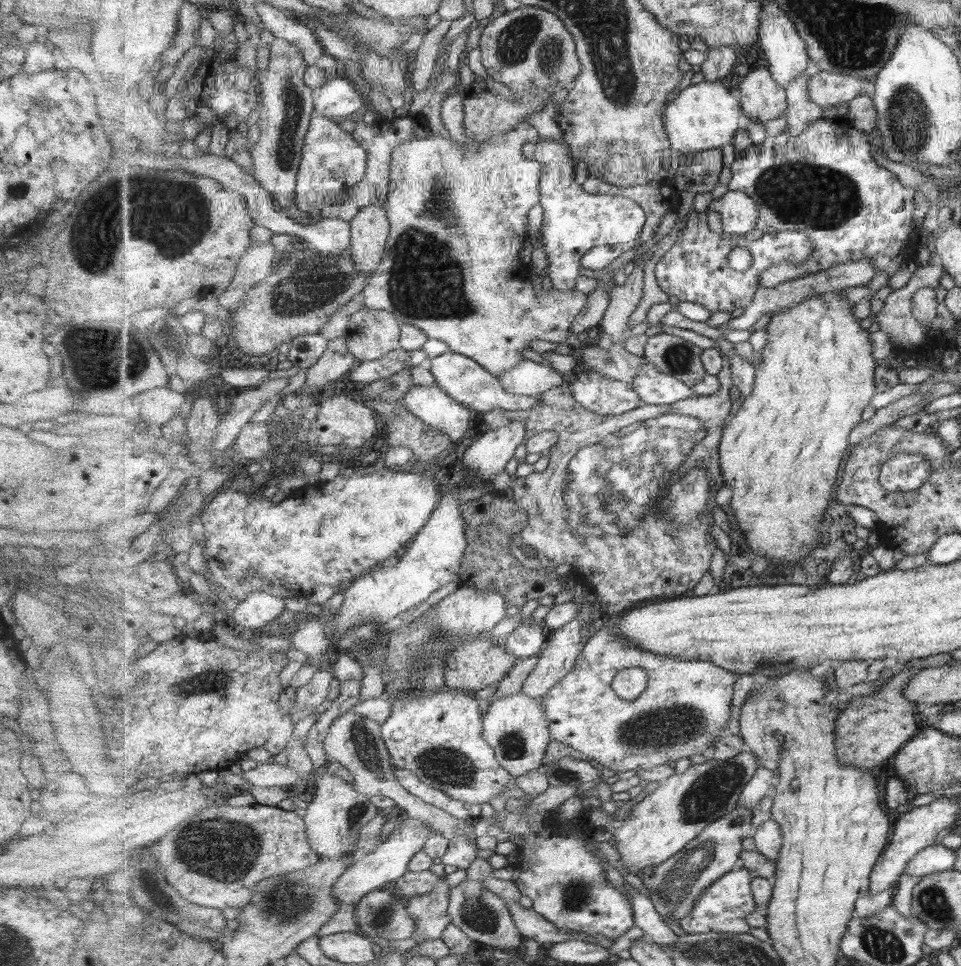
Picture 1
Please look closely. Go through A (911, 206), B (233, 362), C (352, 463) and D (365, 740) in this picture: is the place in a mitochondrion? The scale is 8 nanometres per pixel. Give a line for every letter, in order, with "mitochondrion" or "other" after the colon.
A: other
B: other
C: other
D: mitochondrion

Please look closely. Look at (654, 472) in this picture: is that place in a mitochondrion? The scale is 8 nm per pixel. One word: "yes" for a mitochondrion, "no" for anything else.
yes

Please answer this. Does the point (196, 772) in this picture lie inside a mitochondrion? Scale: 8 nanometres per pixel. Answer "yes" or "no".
no

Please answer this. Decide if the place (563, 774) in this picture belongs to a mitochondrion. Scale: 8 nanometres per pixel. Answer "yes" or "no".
yes

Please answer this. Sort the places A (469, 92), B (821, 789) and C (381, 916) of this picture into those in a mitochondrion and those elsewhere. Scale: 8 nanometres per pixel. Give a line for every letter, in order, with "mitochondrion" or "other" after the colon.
A: other
B: other
C: mitochondrion

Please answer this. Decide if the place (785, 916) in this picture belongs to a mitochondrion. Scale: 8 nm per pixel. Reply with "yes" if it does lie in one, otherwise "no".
no

